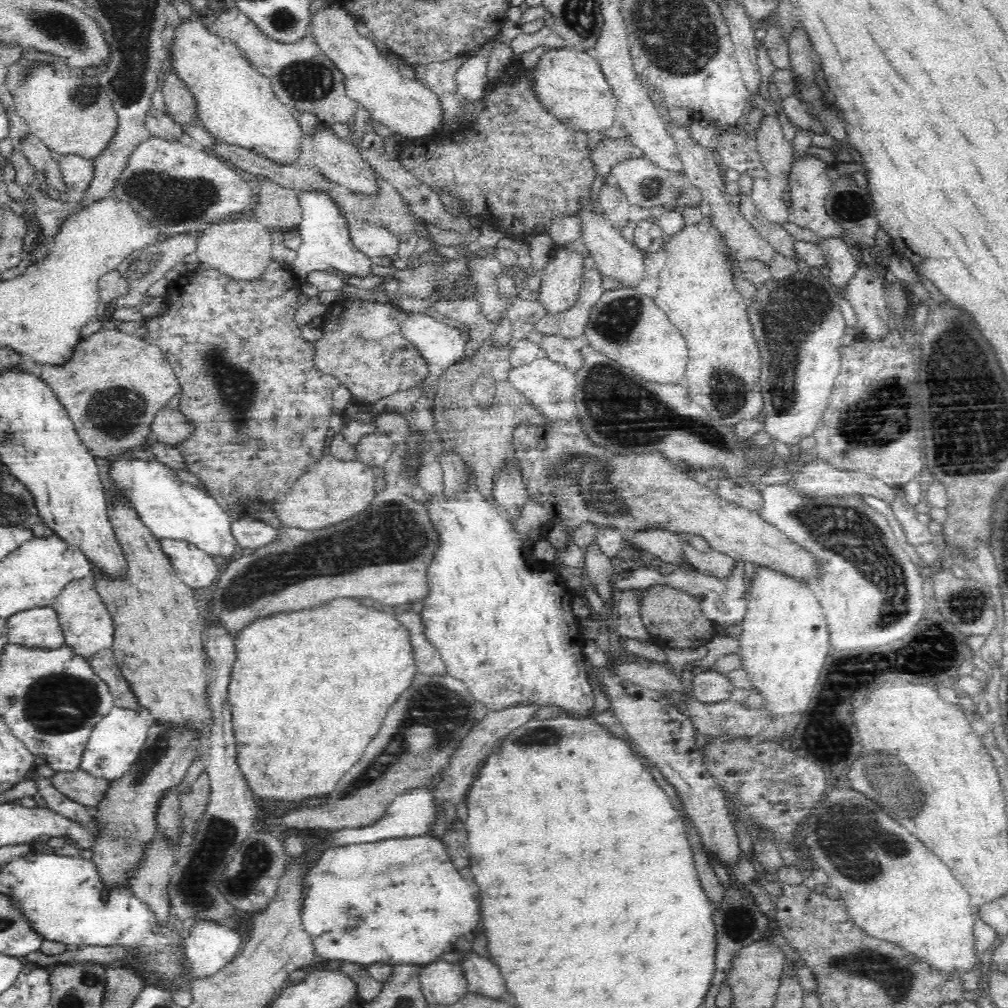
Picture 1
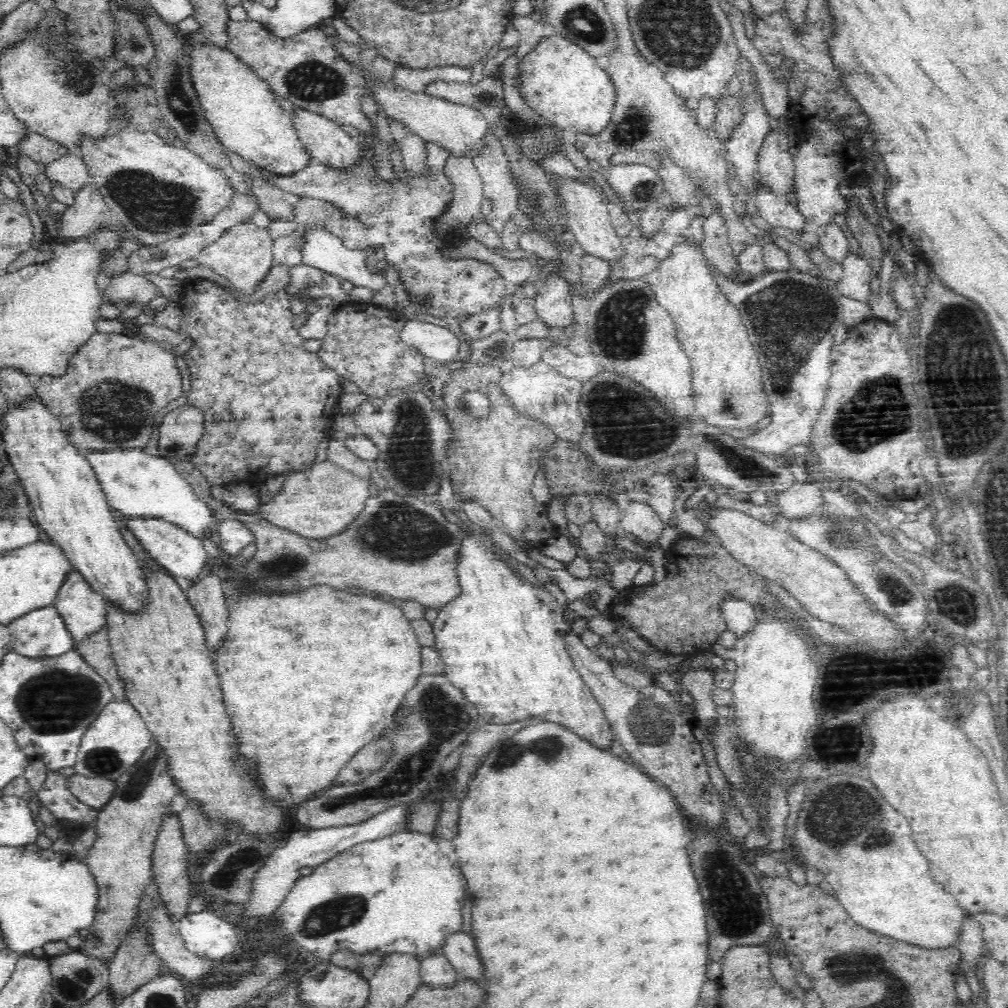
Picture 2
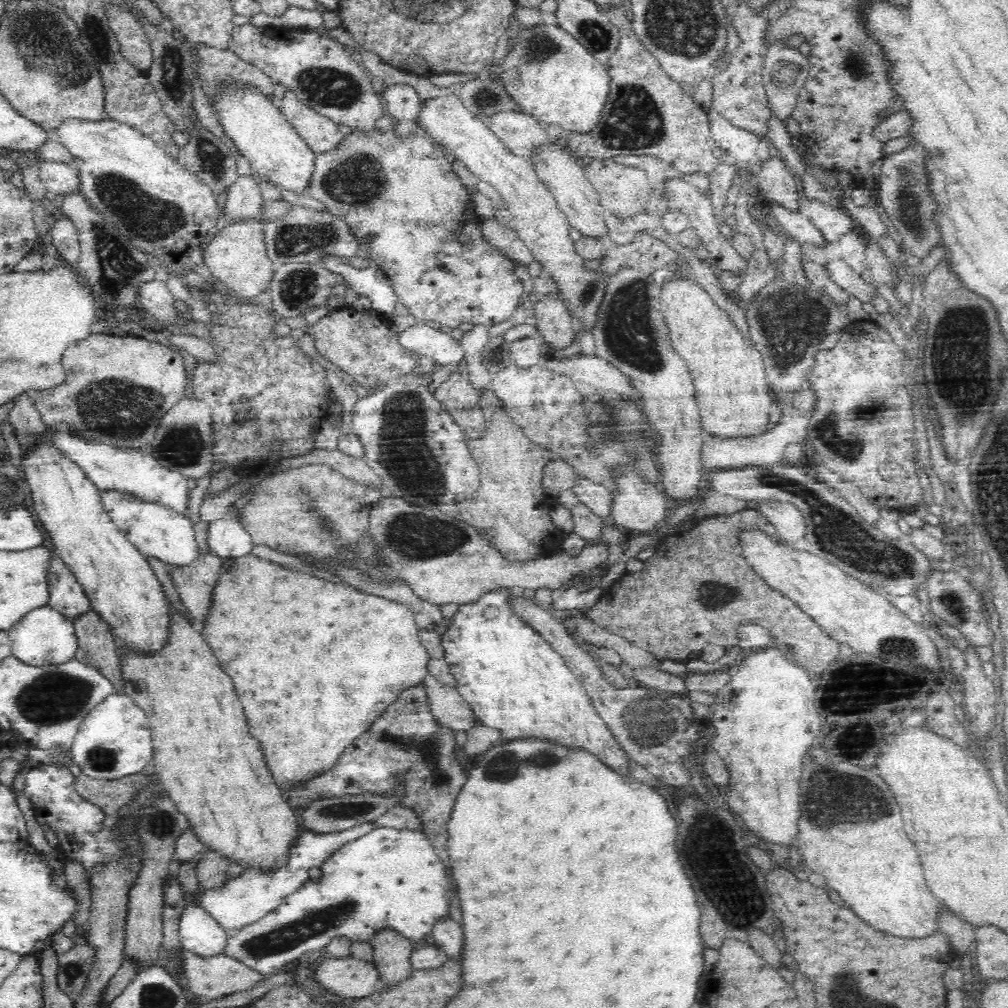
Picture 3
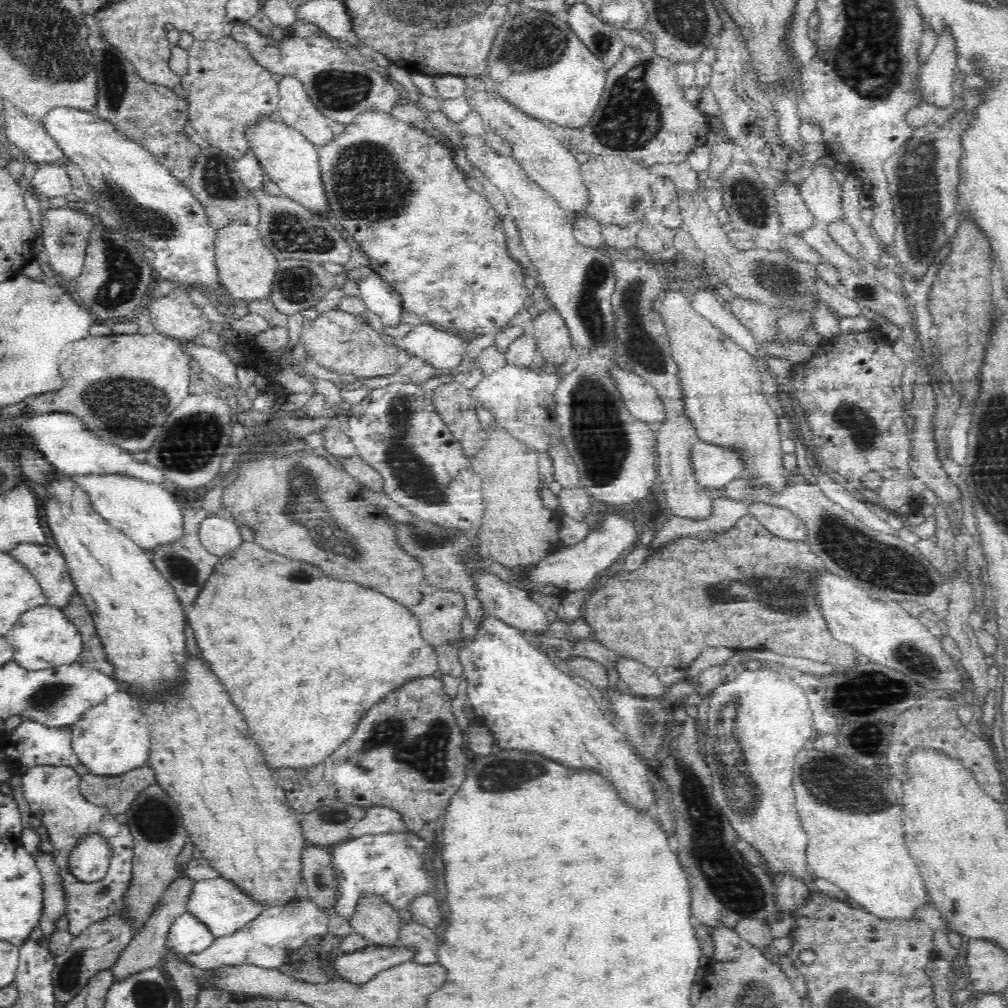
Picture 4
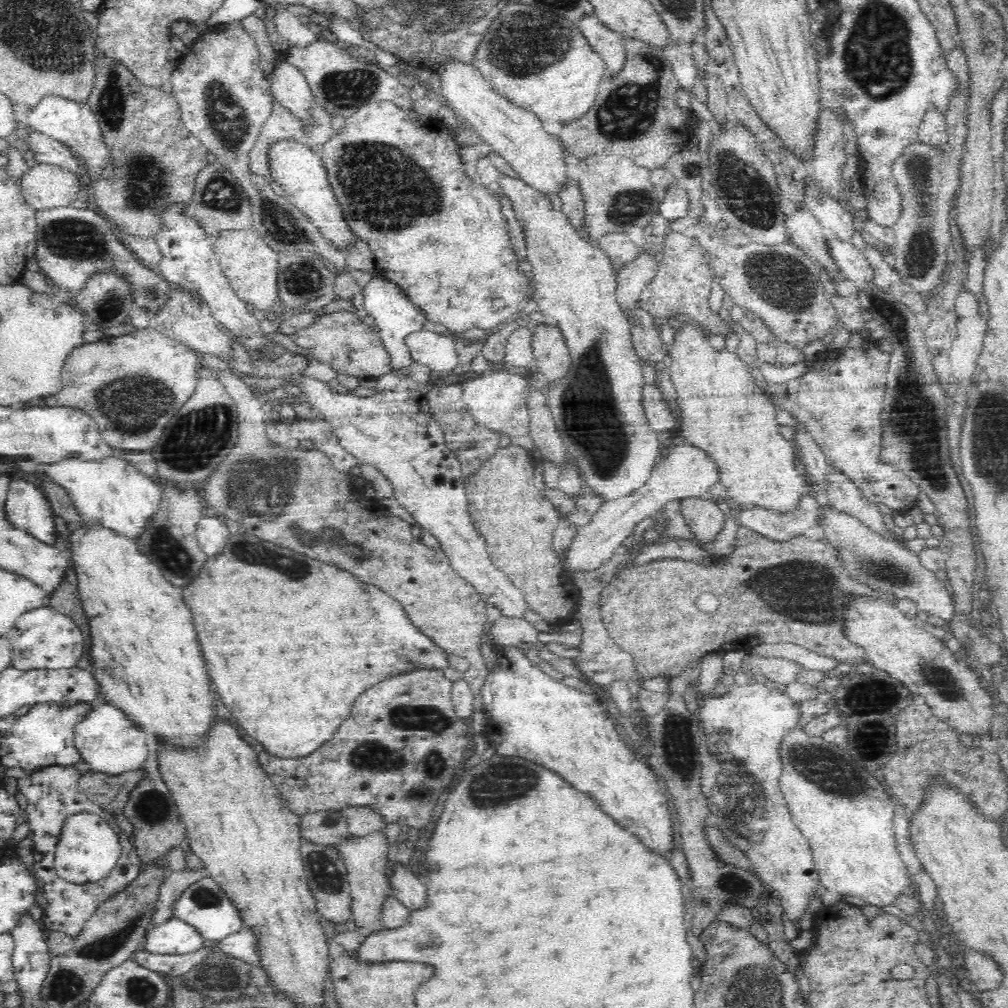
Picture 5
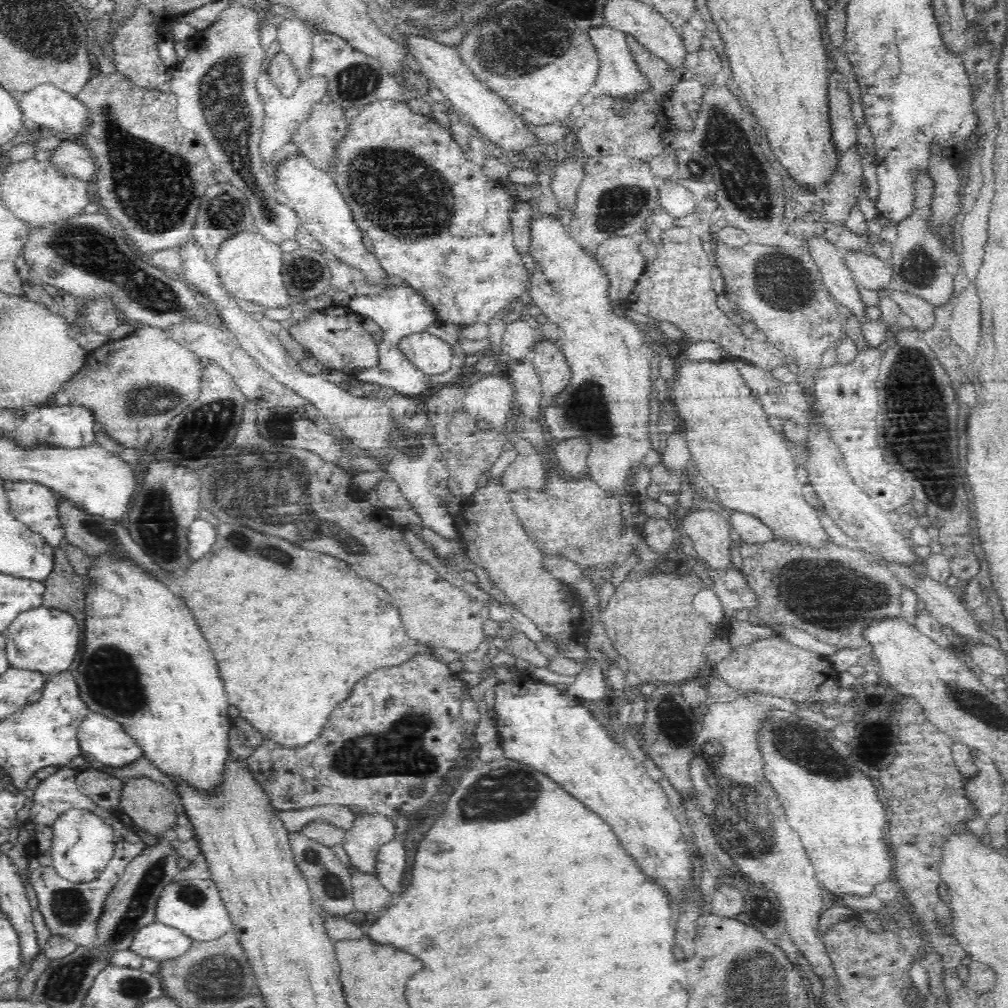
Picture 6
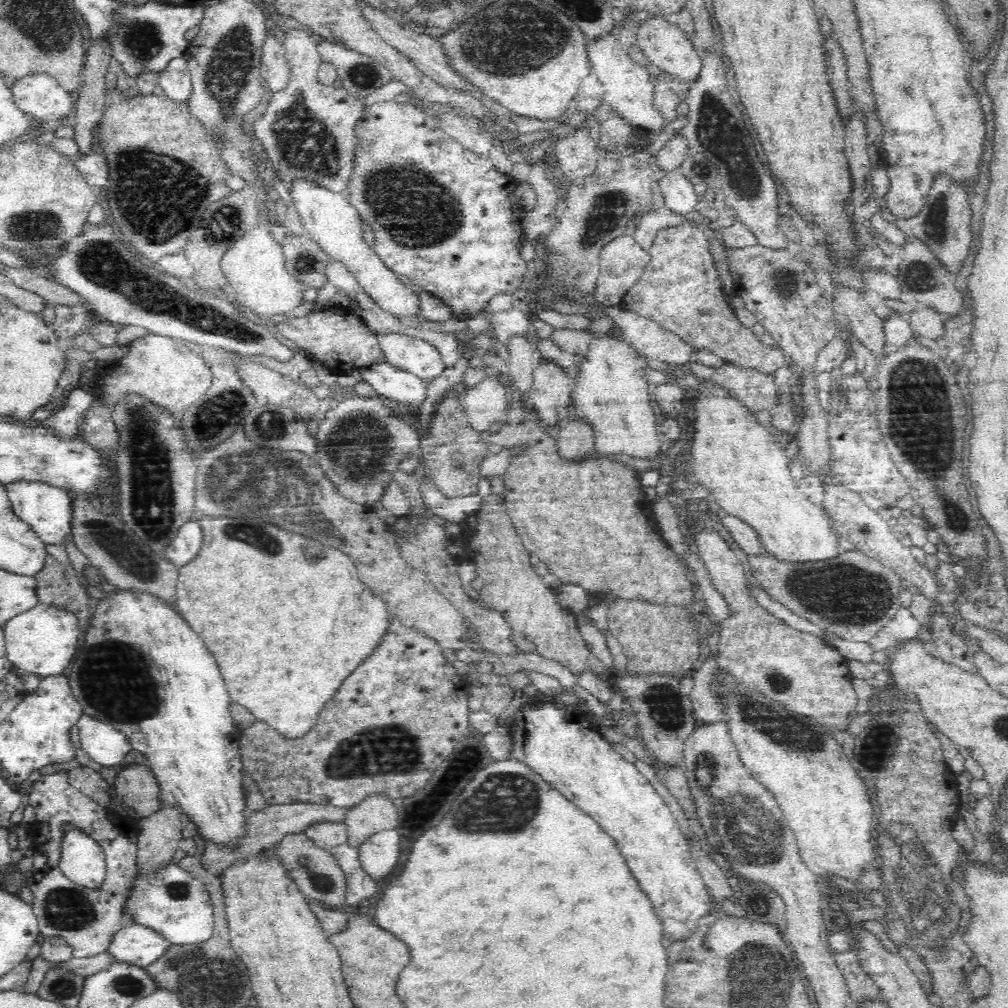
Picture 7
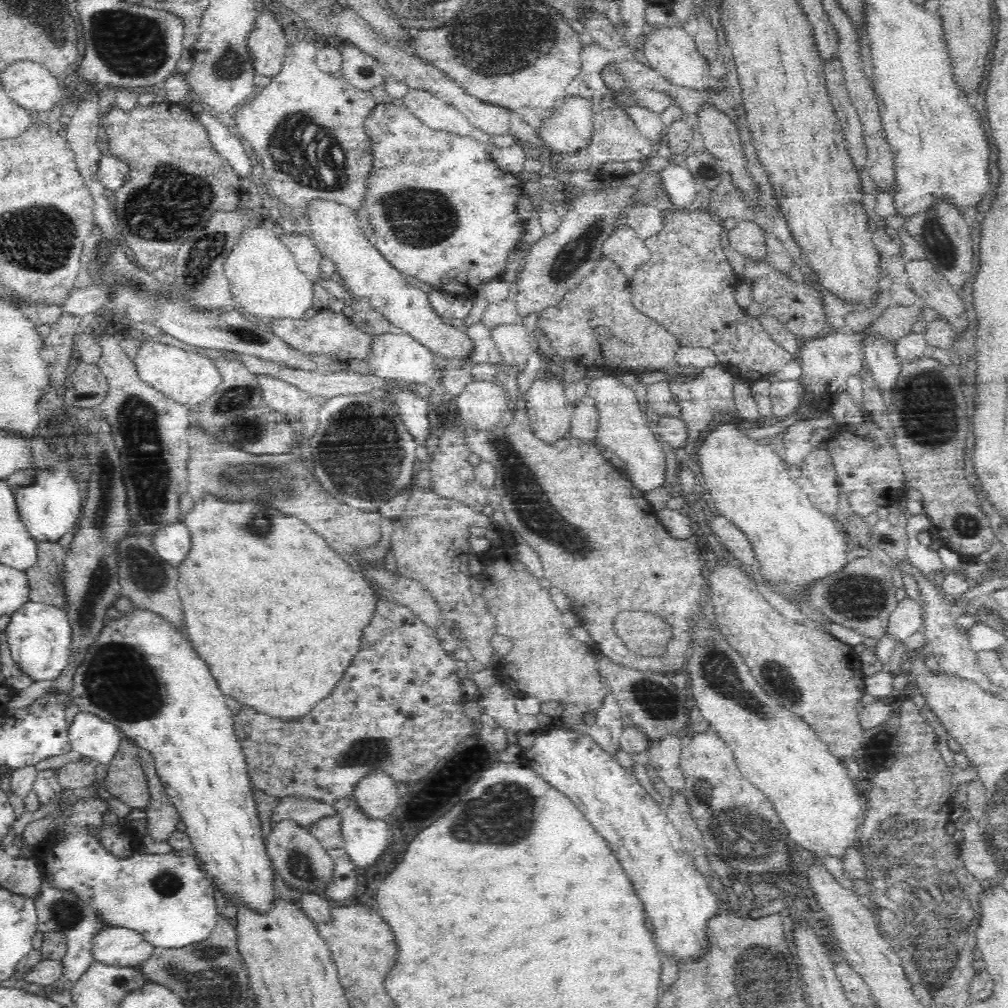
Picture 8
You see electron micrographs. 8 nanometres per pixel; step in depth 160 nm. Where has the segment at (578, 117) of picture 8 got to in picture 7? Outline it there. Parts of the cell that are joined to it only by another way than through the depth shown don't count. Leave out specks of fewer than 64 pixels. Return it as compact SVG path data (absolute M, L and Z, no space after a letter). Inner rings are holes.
M579 126L571 133L560 135L551 149L559 160L561 176L572 181L576 177L590 176L594 173L600 159L596 143L596 138L590 134L590 128Z

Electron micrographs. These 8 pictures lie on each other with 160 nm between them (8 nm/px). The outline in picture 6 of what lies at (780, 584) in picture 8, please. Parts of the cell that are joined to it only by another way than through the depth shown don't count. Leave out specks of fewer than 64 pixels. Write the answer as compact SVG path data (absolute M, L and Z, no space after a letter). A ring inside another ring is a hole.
M679 355L676 359L678 361L678 374L676 374L676 380L669 385L670 396L674 398L671 408L673 409L674 416L680 417L685 423L686 431L684 435L687 440L689 451L691 452L691 465L695 467L695 472L699 474L700 478L706 480L706 484L714 486L719 498L719 503L730 513L733 511L742 512L757 518L760 522L763 522L763 524L771 530L773 540L796 542L796 545L800 545L800 547L804 547L804 549L818 550L818 548L826 546L830 536L828 536L828 532L824 530L824 526L820 524L818 507L811 505L805 499L802 485L798 482L798 479L796 479L796 469L799 465L799 460L796 456L792 455L790 449L788 449L785 435L783 433L778 433L768 424L768 416L763 411L762 405L760 405L760 402L756 401L756 397L752 396L750 389L744 384L744 381L742 380L742 377L739 376L739 372L735 369L735 366L729 364L727 358L718 362L708 360L694 361L687 358L686 355Z

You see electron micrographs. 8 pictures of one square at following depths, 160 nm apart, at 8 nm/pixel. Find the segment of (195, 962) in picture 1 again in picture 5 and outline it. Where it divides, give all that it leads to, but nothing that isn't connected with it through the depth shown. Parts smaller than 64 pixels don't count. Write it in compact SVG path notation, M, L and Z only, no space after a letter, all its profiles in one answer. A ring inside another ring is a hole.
M172 917L147 930L143 949L150 954L188 954L200 950L204 941L193 926Z

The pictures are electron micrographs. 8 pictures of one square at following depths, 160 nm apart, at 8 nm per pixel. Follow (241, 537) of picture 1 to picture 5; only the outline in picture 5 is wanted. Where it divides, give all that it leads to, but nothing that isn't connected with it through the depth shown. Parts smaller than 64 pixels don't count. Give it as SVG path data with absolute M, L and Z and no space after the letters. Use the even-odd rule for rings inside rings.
M204 515L198 521L196 534L200 550L207 557L213 557L226 546L230 532L221 516Z

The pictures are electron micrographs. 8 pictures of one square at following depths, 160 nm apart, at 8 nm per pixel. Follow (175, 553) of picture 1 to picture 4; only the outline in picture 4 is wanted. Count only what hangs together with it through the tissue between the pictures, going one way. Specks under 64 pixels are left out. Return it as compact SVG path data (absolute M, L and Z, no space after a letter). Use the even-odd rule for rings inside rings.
M88 473L88 474L71 474L67 478L77 484L77 488L89 498L90 504L110 525L122 532L130 541L133 541L143 549L152 550L160 544L169 545L170 542L180 540L182 530L182 511L178 506L176 498L161 483L150 482L148 479L134 477L134 475L125 475L122 473Z

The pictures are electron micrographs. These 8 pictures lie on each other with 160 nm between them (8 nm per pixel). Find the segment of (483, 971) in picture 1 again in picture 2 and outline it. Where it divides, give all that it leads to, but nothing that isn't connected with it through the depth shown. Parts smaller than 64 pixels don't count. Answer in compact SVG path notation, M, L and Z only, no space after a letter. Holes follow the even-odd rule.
M456 930L448 934L441 944L443 955L455 968L455 973L462 978L478 978L478 954L474 954L474 940L470 934Z

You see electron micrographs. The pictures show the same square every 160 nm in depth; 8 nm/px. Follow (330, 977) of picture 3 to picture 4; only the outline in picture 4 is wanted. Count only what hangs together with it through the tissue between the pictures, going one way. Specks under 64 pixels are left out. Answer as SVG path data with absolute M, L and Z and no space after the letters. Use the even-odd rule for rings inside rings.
M402 942L393 945L366 945L353 953L335 953L330 956L335 973L356 983L366 982L378 971L414 961L416 951Z

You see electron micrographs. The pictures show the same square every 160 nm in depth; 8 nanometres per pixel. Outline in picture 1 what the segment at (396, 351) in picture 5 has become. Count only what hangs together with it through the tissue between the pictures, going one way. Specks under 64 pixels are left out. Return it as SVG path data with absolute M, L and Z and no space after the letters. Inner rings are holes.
M300 192L300 206L303 212L303 221L298 230L301 236L300 248L296 250L298 256L291 265L292 275L296 281L307 288L307 277L310 272L338 270L342 274L366 278L372 275L372 262L369 256L356 250L352 244L348 220L334 204L326 192Z

